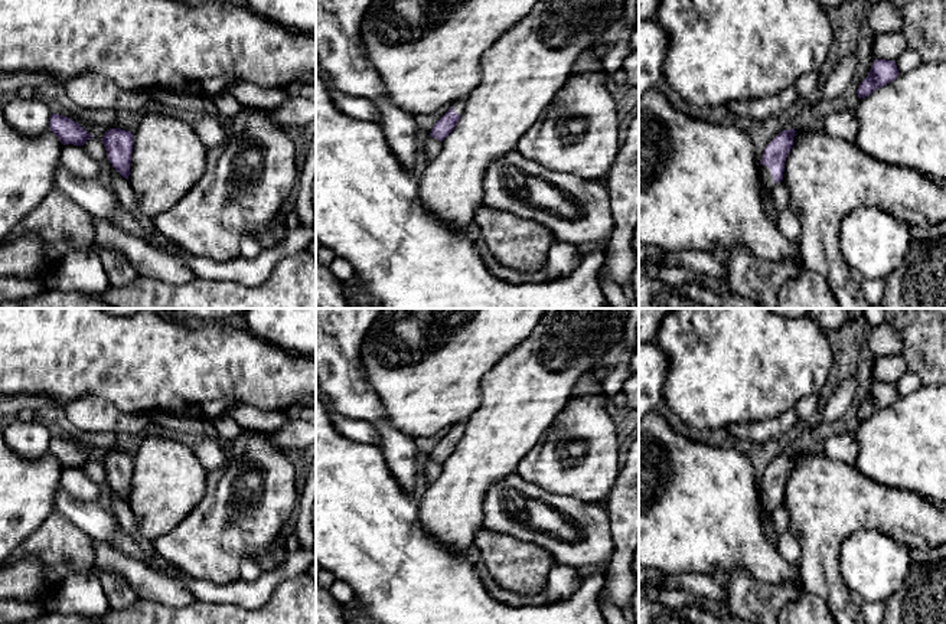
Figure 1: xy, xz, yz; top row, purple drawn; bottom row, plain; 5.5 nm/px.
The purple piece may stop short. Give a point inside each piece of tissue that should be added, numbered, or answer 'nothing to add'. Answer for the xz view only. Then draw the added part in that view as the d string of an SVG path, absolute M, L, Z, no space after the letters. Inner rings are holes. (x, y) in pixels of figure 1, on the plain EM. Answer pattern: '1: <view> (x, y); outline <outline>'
1: xz (459, 428); outline M466 421L457 422L456 425L451 427L453 432L456 437L463 437L466 431Z

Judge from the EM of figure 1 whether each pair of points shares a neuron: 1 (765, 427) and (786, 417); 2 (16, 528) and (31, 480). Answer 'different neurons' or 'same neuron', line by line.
1: same neuron
2: same neuron

